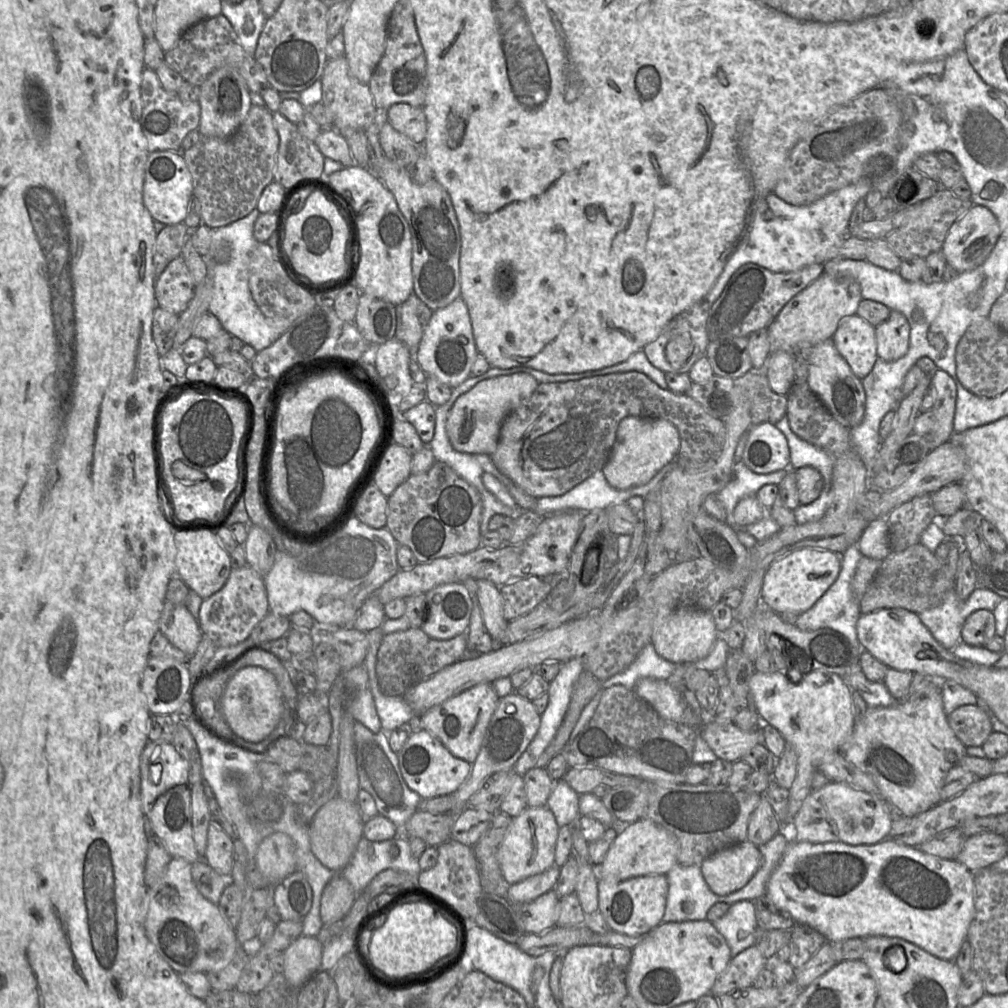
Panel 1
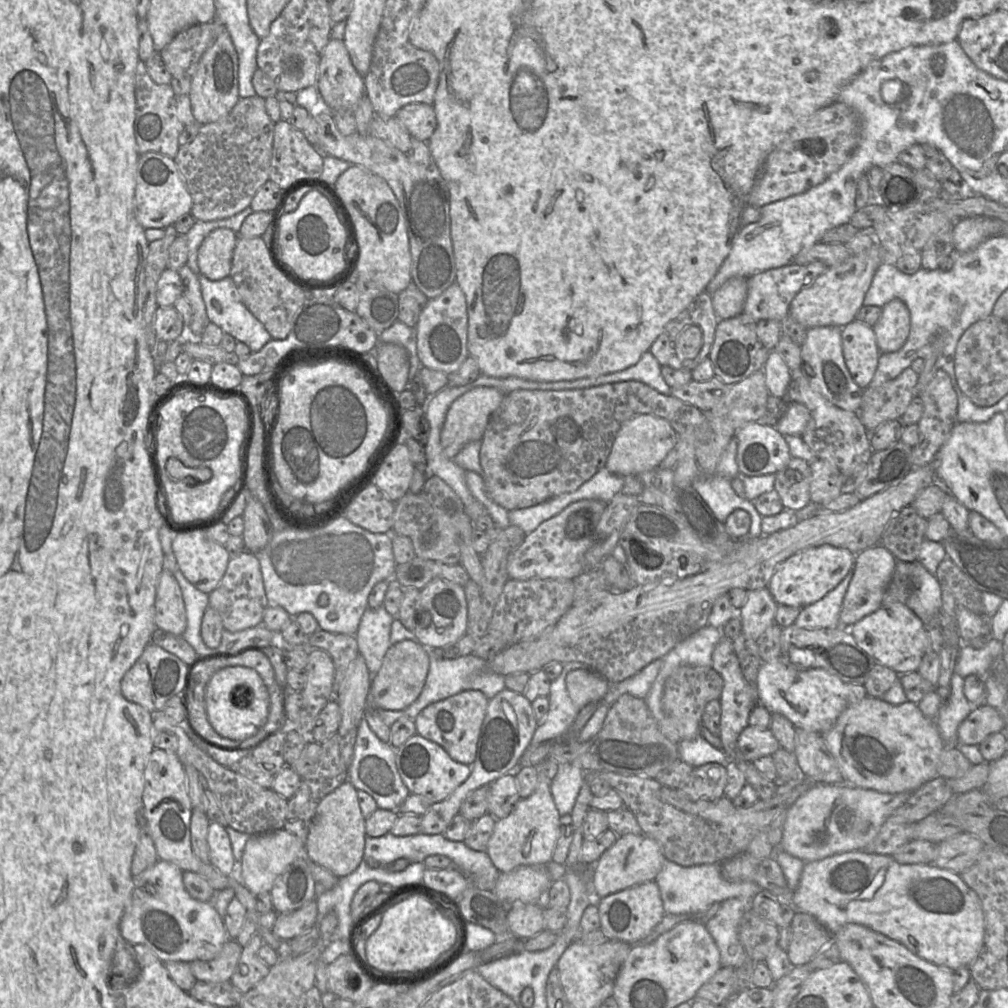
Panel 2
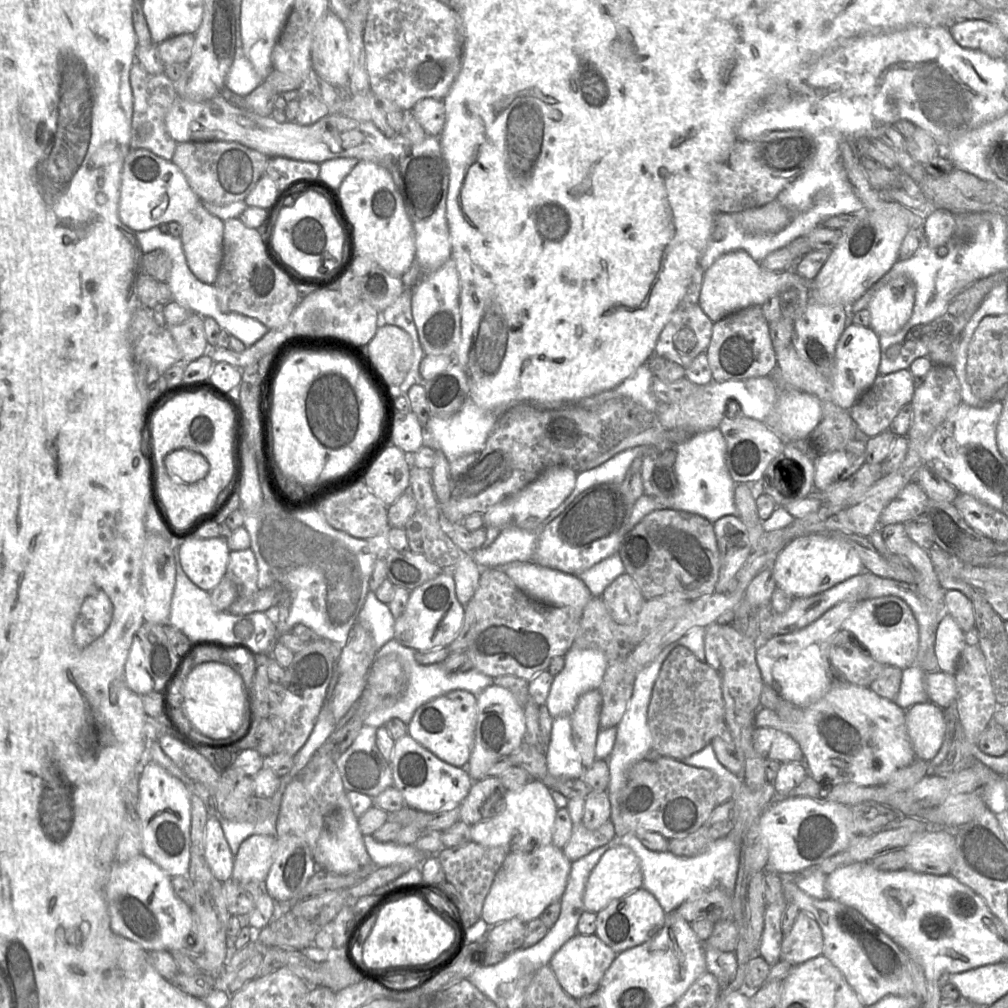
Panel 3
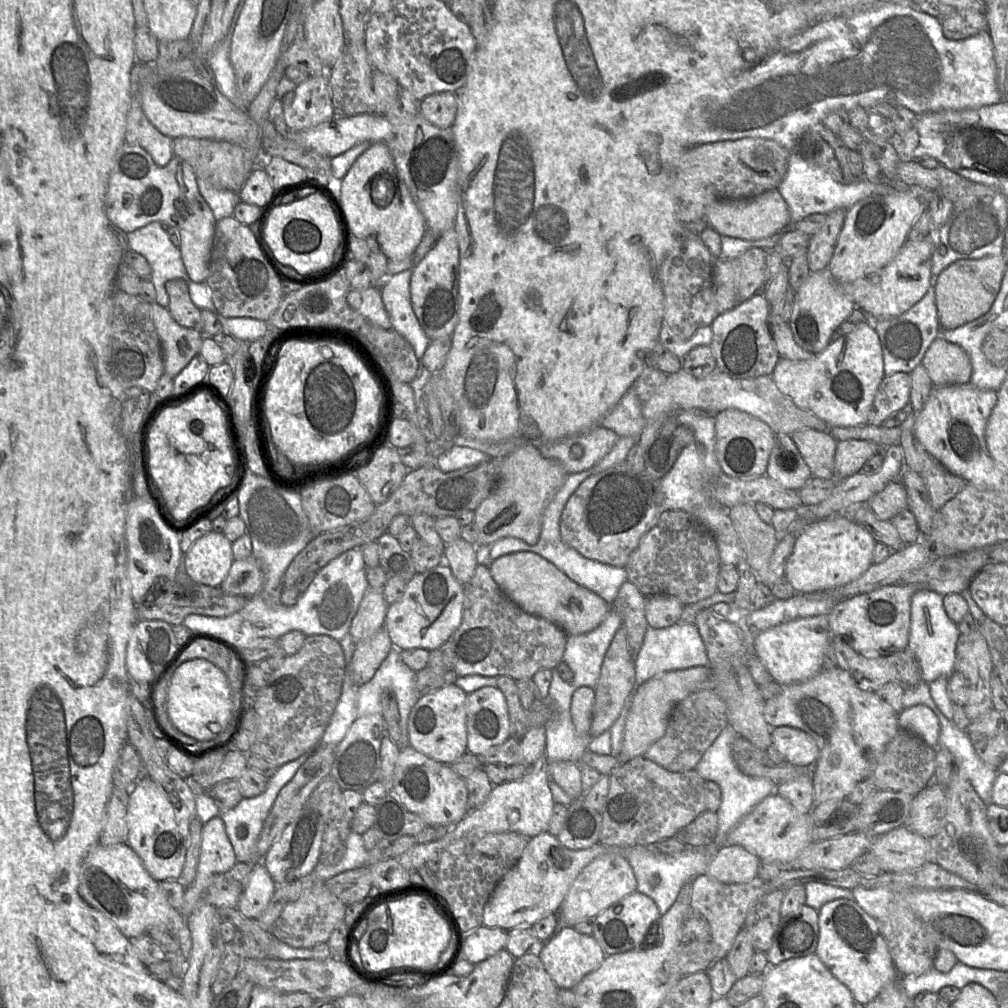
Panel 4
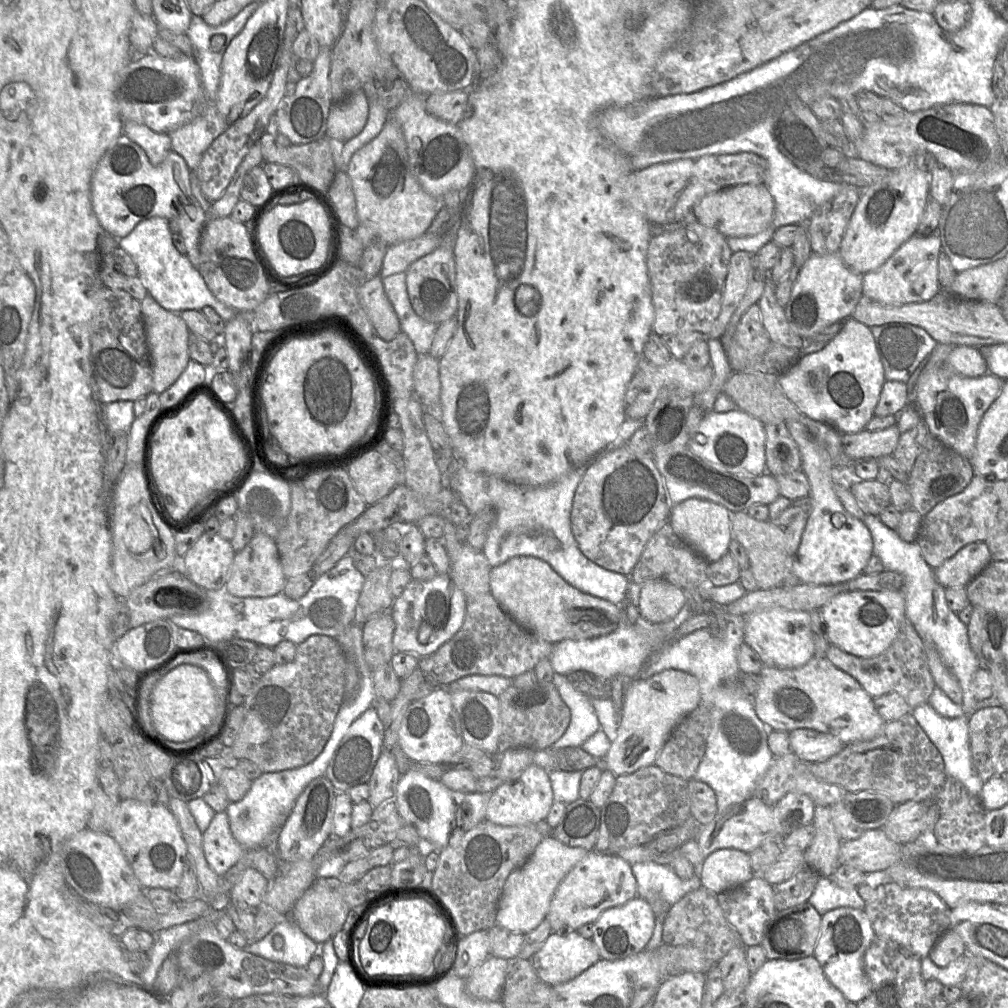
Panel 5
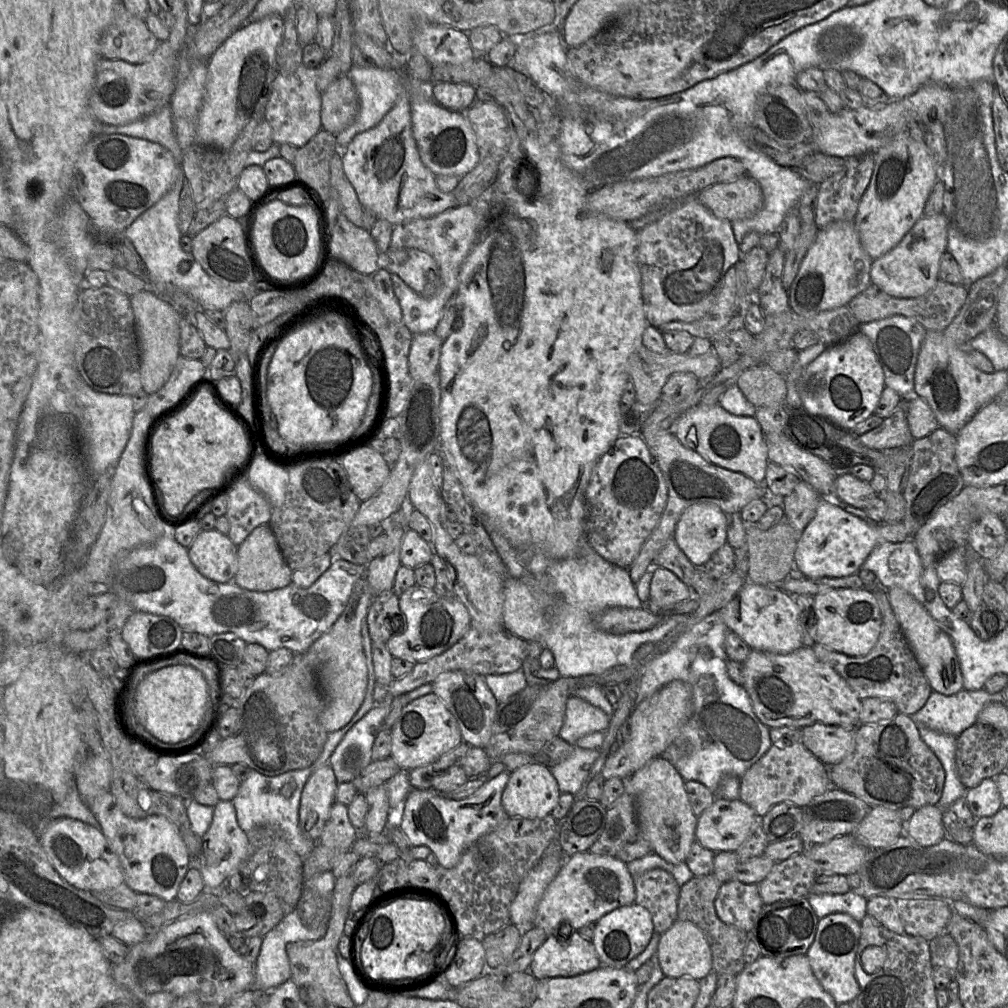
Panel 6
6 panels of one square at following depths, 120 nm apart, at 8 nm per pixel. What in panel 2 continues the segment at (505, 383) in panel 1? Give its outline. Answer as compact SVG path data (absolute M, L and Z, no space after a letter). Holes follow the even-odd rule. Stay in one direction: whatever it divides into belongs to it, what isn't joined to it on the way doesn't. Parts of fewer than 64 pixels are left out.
M475 387L452 402L446 413L440 435L441 446L446 457L453 459L469 442L482 440L489 420L502 403L504 396L492 387Z

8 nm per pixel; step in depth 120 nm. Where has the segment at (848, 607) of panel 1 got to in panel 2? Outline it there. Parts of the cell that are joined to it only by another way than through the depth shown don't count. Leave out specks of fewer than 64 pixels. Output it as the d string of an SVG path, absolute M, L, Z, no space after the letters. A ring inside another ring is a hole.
M853 566L843 580L820 600L800 609L794 624L799 628L838 628L845 593L853 575Z

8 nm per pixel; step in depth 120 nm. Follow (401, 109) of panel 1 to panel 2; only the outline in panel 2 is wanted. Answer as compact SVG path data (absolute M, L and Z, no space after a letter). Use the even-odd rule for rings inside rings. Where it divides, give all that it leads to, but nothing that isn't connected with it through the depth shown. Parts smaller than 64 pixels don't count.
M407 104L397 111L395 117L410 136L419 141L427 142L436 128L435 112L429 104Z

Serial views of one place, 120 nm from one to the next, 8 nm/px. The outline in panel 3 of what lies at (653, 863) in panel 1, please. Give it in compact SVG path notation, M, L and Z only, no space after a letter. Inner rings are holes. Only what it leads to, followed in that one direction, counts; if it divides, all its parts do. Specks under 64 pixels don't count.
M620 841L610 845L591 871L586 883L583 902L586 911L598 913L612 900L621 898L642 886L643 874L636 854Z

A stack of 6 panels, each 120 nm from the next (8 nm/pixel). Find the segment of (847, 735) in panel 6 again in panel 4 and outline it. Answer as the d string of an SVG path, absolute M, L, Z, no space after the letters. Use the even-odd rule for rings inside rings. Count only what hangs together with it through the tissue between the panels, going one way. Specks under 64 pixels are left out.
M788 726L771 729L772 745L788 763L797 766L813 766L819 756L816 741L806 732Z

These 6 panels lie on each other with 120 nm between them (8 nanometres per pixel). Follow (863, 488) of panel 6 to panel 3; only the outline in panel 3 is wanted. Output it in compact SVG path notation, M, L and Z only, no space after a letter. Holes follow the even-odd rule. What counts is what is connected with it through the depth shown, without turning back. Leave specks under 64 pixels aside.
M910 482L902 488L896 497L883 509L879 525L904 523L924 513L929 498L916 482Z

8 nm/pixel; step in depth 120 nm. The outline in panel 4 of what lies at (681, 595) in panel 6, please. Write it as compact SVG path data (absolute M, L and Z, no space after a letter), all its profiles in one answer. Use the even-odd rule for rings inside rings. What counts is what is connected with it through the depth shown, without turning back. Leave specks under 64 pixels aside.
M654 595L646 598L645 616L650 627L669 627L681 618L684 604L675 596Z

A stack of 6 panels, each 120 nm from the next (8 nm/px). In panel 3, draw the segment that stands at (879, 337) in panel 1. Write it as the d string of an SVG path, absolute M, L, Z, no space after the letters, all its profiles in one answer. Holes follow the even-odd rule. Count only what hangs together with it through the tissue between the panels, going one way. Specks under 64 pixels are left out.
M898 276L872 296L867 309L870 312L870 326L878 335L890 335L899 331L910 319L916 288L907 276Z

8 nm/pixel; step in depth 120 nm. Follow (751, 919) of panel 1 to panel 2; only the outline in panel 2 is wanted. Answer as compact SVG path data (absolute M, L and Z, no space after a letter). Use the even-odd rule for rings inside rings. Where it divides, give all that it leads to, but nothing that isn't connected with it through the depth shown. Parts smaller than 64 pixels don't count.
M729 898L721 903L720 910L705 925L719 951L722 967L738 968L746 960L746 951L738 935L742 916L752 909L752 899Z

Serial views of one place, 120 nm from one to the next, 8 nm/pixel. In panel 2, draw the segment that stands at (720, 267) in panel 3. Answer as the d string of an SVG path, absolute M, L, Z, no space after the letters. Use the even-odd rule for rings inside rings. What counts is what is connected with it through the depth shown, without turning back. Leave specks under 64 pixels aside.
M736 277L727 281L712 296L712 305L719 320L742 313L747 296L747 278Z

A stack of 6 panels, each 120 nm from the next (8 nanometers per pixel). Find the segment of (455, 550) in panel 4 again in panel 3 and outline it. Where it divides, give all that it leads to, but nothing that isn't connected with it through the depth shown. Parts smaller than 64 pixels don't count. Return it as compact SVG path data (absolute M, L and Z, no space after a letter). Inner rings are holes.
M461 552L453 569L453 578L458 600L464 607L471 600L478 587L481 570L470 553Z

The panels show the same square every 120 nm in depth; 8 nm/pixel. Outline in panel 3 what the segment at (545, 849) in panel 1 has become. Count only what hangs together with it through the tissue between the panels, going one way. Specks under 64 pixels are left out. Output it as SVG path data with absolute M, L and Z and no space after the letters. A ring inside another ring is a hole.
M532 779L519 791L507 791L504 809L495 817L471 825L471 840L486 847L501 847L509 853L531 852L552 844L552 834L558 806L552 790L541 780Z

